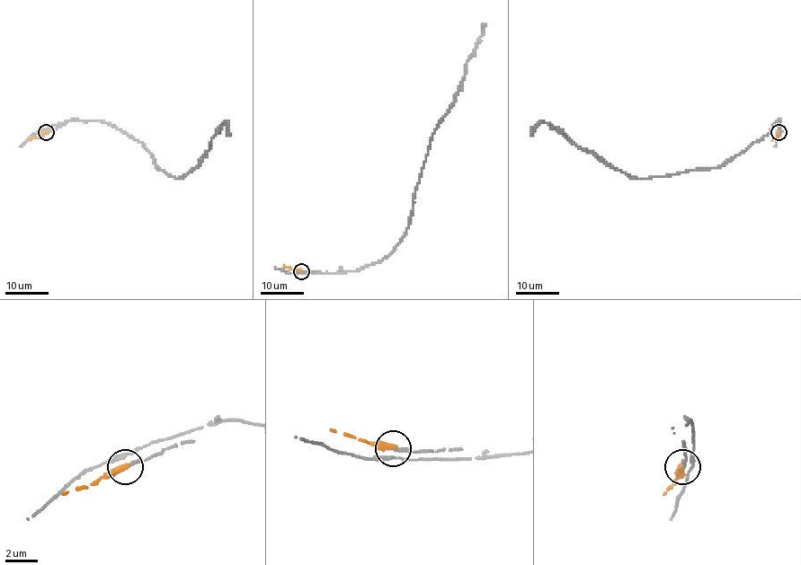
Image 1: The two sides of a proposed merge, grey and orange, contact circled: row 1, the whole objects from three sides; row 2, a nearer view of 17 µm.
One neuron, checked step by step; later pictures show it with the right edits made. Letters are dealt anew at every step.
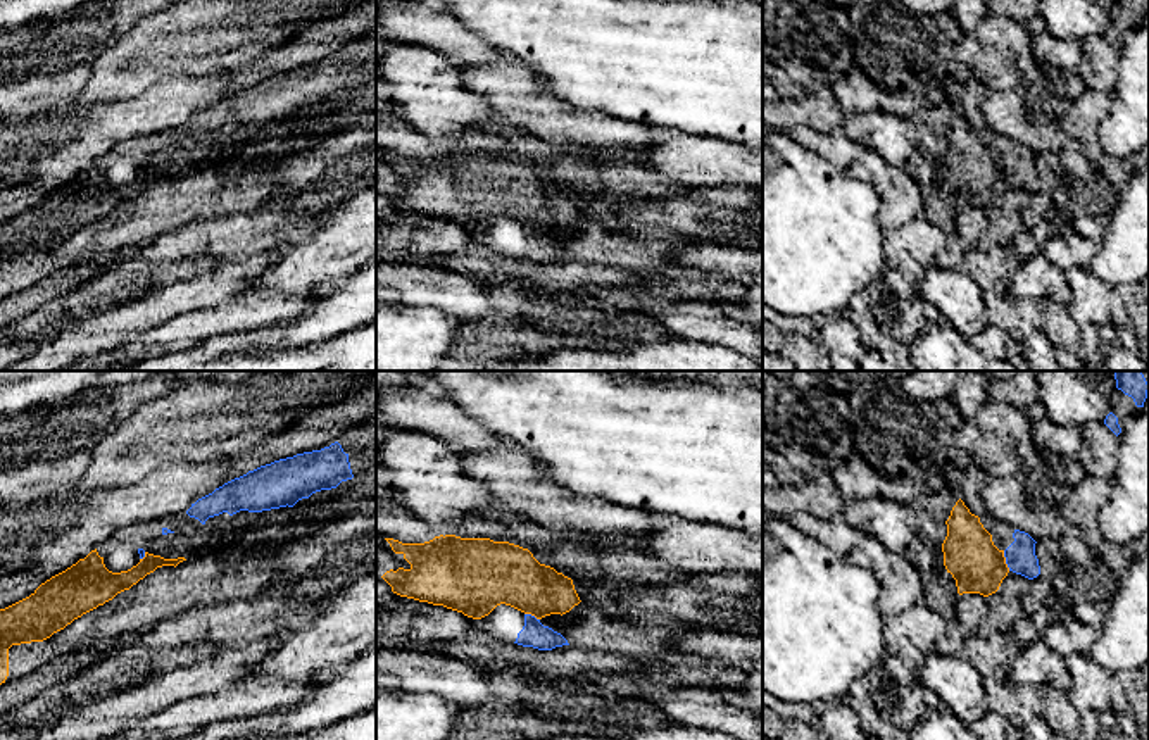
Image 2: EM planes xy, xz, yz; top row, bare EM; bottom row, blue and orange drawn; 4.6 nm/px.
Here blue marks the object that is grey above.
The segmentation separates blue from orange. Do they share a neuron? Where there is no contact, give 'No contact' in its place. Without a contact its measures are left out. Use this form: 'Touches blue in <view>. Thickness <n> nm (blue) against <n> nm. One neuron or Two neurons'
Touches blue in yz. Thickness 140 nm (blue) against 240 nm. One neuron

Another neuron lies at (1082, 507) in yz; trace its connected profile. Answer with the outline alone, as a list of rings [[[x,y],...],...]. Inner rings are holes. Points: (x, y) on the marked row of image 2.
[[[1085,476],[1078,486],[1071,488],[1061,511],[1068,524],[1082,530],[1090,549],[1099,547],[1102,542],[1099,514],[1108,499],[1108,490],[1109,481],[1097,476]]]

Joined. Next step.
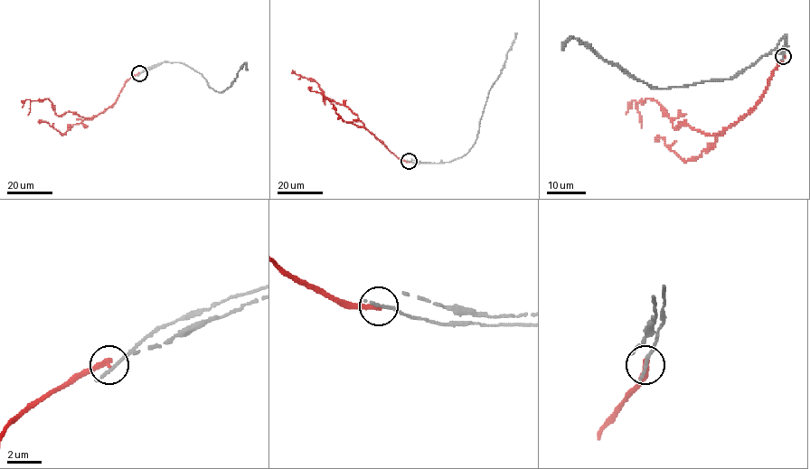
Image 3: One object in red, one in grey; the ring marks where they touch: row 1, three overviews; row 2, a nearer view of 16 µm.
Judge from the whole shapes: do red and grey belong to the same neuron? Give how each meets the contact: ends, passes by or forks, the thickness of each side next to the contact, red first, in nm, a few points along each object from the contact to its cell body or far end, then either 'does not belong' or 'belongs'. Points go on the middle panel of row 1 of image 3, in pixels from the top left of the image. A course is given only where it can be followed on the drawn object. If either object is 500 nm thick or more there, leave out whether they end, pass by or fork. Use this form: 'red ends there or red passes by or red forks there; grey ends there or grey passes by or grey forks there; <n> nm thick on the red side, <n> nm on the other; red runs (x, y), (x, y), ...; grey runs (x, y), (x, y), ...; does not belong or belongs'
red ends there; grey passes by; 320 nm thick on the red side, 160 nm on the other; red runs (409, 161), (404, 161), (387, 148), (349, 108), (326, 97), (315, 80), (300, 76), (297, 79); grey runs (409, 161), (447, 163), (462, 157), (469, 150), (475, 141), (490, 88), (503, 66), (516, 32); does not belong

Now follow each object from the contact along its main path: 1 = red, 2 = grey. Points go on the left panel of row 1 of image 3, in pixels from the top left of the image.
1: (139, 73), (125, 82), (117, 99), (92, 118), (72, 112), (59, 116), (46, 98), (30, 102), (27, 116)
2: (139, 73), (164, 61), (182, 63), (200, 73), (210, 87), (221, 93), (231, 84), (245, 63), (247, 70)

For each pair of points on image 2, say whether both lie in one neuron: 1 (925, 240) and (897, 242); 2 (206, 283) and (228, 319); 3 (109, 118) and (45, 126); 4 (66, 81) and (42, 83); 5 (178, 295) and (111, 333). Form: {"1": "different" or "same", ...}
{"1": "same", "2": "different", "3": "same", "4": "same", "5": "same"}

